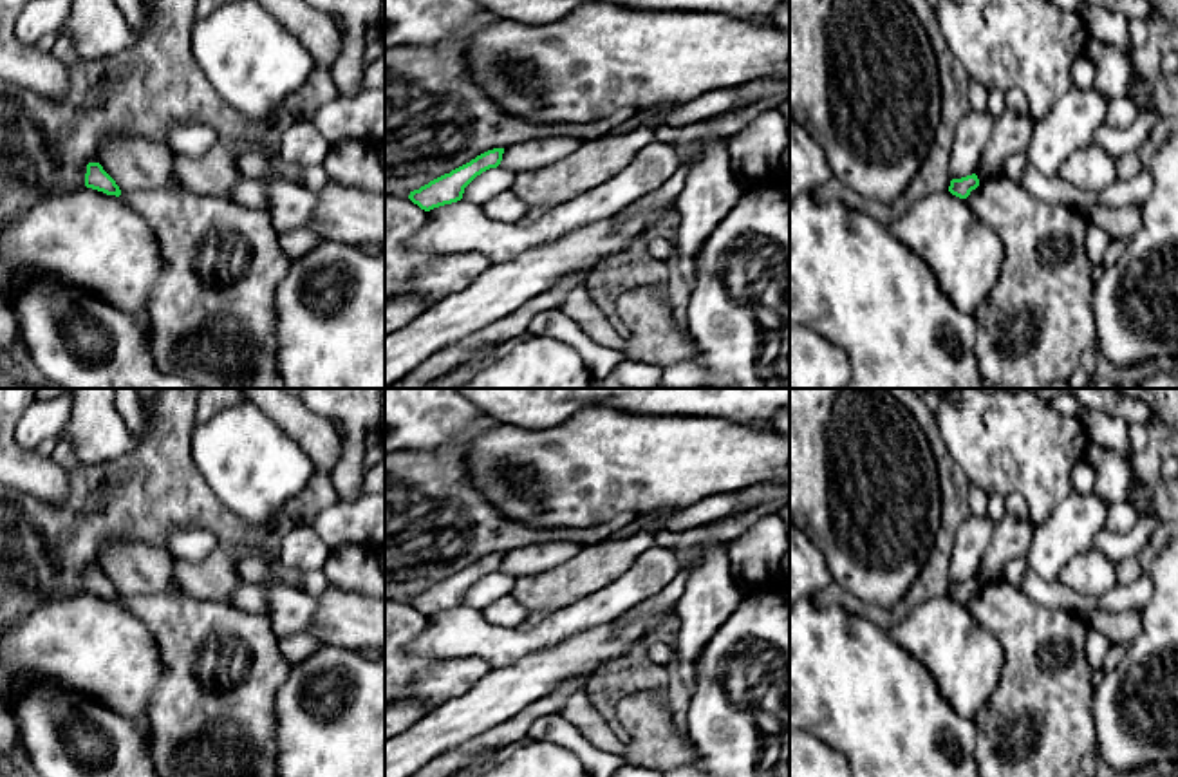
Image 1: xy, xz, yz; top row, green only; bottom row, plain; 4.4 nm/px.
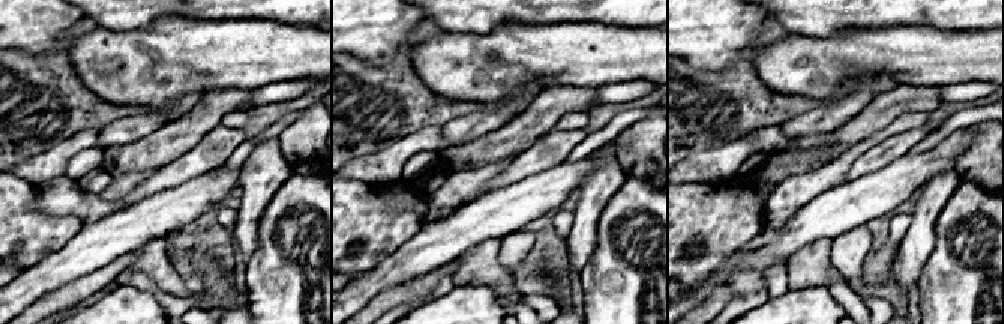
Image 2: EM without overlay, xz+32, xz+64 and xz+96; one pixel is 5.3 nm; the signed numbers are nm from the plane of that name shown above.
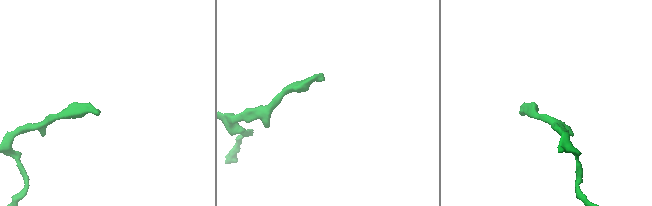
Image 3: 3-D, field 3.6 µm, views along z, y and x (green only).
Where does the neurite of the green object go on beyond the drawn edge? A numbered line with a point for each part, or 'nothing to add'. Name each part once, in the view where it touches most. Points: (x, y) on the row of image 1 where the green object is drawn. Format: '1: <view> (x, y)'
1: xy (136, 165)

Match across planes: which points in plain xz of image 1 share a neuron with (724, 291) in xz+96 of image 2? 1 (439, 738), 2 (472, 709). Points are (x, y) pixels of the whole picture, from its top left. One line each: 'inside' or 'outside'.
1: outside
2: outside

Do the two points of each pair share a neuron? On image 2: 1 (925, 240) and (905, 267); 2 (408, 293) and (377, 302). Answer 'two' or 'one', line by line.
1: one
2: one

